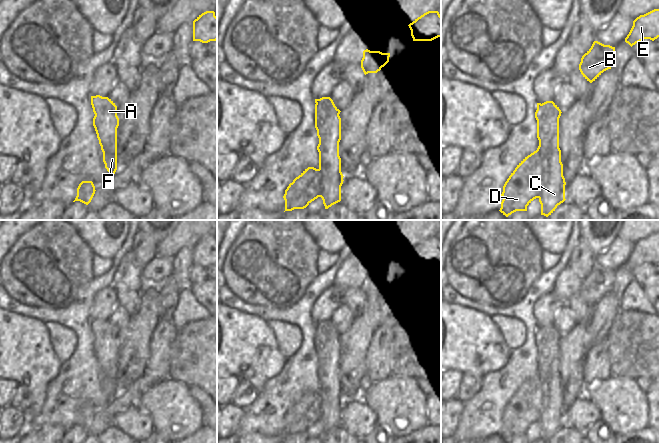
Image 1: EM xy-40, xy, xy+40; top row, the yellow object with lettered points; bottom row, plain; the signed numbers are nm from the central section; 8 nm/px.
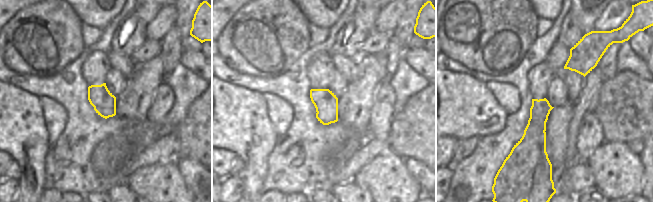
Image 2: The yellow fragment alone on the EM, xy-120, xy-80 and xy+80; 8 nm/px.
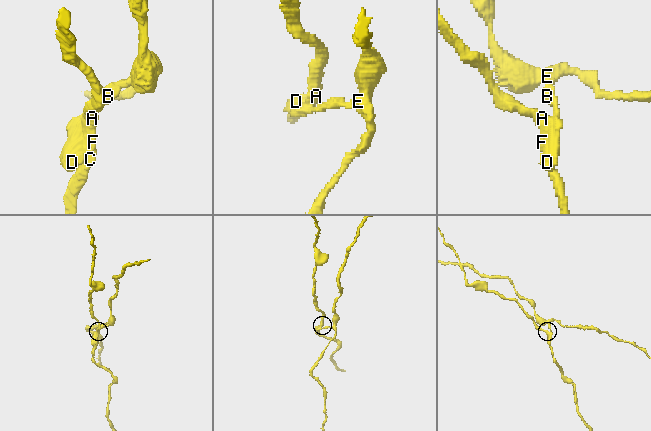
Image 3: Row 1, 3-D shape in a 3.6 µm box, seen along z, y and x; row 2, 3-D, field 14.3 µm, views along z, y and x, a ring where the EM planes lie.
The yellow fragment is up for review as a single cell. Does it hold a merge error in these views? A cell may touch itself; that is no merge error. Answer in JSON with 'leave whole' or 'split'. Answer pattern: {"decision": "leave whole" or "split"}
{"decision": "split"}

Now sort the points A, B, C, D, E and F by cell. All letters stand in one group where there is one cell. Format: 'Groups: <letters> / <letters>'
Groups: A C F / B D E.

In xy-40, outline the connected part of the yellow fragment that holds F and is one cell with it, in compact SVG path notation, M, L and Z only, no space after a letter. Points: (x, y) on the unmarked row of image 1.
M100 319L91 320L91 329L96 329L99 336L99 354L96 355L101 374L103 386L111 402L117 394L117 352L119 342L117 330L108 321Z

